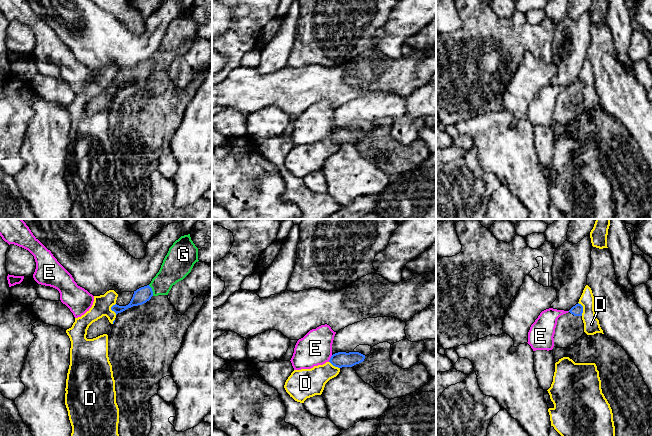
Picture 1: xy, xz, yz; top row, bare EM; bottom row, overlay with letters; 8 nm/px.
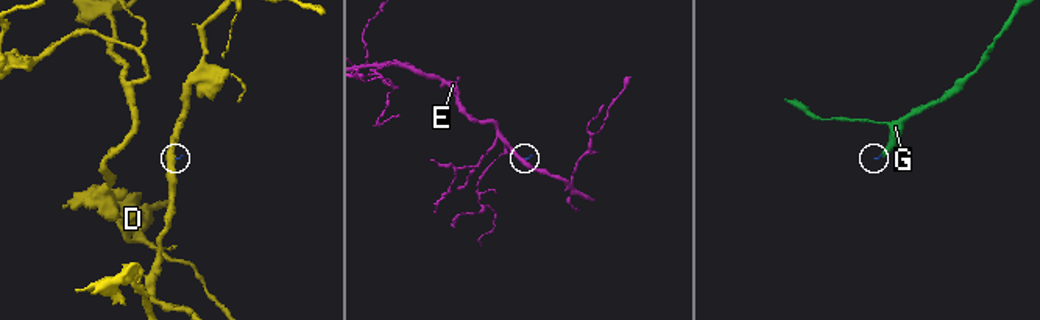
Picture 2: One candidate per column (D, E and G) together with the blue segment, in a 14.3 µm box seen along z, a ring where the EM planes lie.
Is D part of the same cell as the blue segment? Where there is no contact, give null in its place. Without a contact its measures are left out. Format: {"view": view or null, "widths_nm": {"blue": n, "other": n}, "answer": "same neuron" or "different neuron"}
{"view": "yz", "widths_nm": {"blue": 90, "other": 130}, "answer": "different neuron"}

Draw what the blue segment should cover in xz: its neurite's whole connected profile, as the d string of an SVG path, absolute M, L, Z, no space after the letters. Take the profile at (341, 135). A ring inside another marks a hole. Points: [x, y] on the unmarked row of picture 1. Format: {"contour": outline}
{"contour": "M359 121L353 128L338 128L331 132L329 138L338 144L352 143L364 137L365 133L371 129L372 123L369 121Z"}

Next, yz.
{"contour": "M578 79L558 94L553 113L554 123L567 124L581 114L584 110L582 89L583 82Z"}

